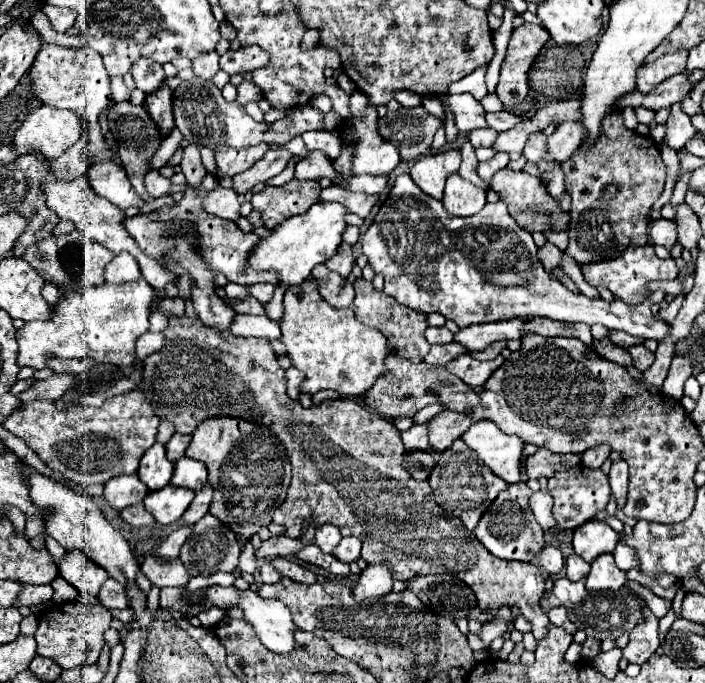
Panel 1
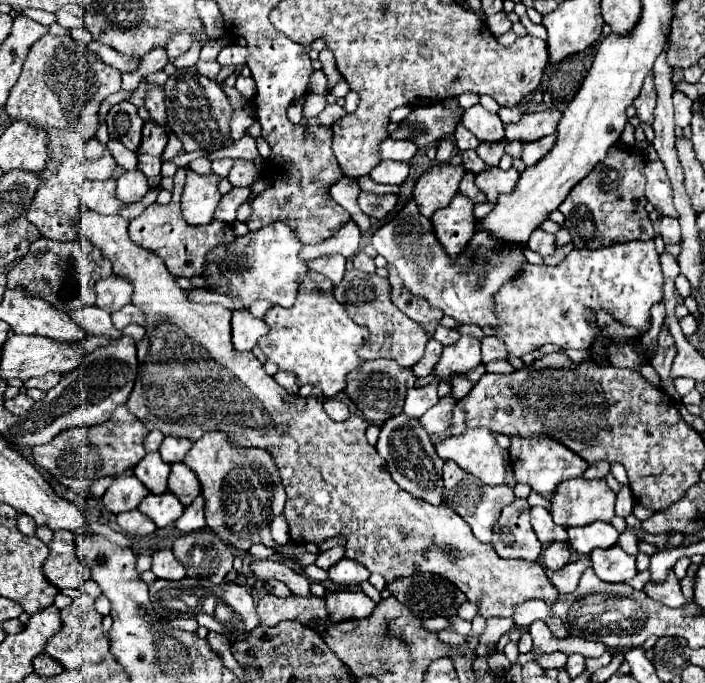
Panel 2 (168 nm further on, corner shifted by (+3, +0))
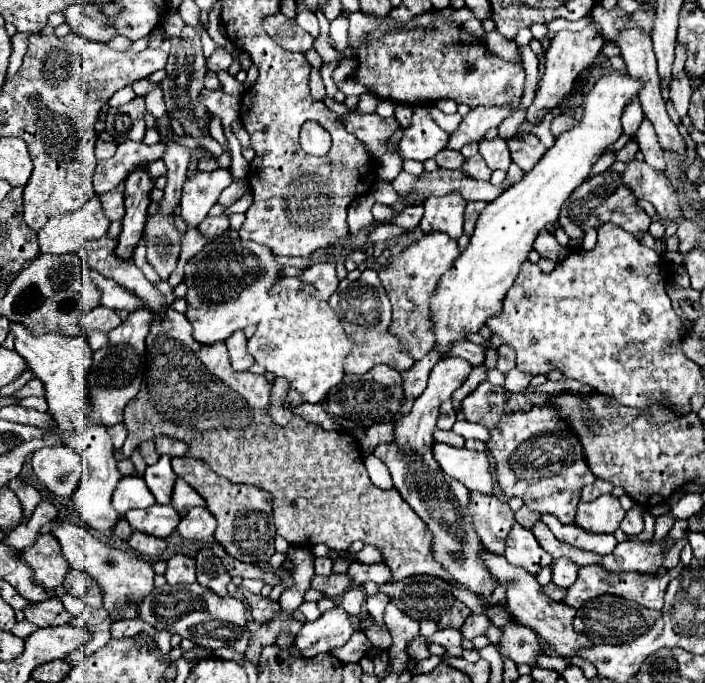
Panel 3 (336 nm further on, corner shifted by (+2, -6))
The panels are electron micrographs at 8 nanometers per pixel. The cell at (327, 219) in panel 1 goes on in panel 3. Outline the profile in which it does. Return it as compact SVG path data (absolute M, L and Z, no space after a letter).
M241 238L207 244L187 262L183 278L187 284L185 298L189 302L185 316L193 326L193 338L201 344L213 344L229 338L235 330L259 324L263 308L257 304L271 298L269 290L279 278L281 274L275 274L275 254L269 246Z

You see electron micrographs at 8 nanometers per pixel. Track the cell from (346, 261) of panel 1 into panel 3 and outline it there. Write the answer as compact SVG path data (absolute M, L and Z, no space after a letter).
M327 262L327 264L313 264L311 268L305 268L301 274L303 282L309 282L317 288L317 298L319 300L327 300L339 284L337 272L335 272L335 264Z

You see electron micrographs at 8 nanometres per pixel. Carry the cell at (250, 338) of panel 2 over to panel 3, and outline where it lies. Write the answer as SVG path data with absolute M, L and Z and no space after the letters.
M237 330L237 334L231 334L227 340L227 350L229 350L229 358L235 370L249 370L249 366L255 362L253 356L247 352L247 336L243 330Z

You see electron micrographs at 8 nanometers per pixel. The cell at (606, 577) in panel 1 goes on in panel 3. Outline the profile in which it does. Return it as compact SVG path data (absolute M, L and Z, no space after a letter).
M631 540L621 542L613 554L603 556L601 566L609 572L637 572L637 574L655 574L663 564L663 550L669 548L671 540L661 542L643 542L635 544Z

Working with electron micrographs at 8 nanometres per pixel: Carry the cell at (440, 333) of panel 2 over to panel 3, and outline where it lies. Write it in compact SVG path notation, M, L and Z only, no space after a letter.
M457 340L457 342L453 342L451 348L449 348L449 354L461 356L461 358L469 360L473 366L483 364L483 358L485 358L483 346L477 346L477 344L469 342L469 340Z

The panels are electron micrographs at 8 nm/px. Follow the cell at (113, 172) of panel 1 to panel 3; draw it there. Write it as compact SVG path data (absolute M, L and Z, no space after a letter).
M95 194L79 210L51 218L51 222L41 232L37 232L39 248L47 254L75 252L79 240L101 238L109 224L111 220L105 216L101 198Z

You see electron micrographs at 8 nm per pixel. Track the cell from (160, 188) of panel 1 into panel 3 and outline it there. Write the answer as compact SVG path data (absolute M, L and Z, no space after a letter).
M111 190L111 192L105 192L101 194L101 200L103 200L103 208L107 212L107 216L111 220L121 220L123 214L125 214L125 194L123 190Z

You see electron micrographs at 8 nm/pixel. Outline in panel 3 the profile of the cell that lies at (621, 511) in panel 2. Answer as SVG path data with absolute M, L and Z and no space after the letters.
M635 506L629 510L621 522L621 530L625 534L639 534L643 530L643 518L641 518L641 506Z

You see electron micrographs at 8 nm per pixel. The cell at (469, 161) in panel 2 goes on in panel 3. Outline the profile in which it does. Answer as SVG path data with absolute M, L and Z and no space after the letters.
M441 150L437 156L435 156L439 168L449 168L449 170L461 170L463 164L465 164L465 158L457 152L457 150Z

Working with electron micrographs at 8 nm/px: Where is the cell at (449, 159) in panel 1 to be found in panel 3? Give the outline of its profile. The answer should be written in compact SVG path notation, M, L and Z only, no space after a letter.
M451 192L445 196L429 196L423 204L425 214L421 218L423 232L445 232L451 238L459 238L463 234L463 210L465 200L461 194Z

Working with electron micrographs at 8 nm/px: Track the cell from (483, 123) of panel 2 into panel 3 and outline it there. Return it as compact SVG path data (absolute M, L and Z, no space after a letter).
M495 136L493 140L481 138L479 140L479 154L485 158L487 166L497 170L507 170L511 164L511 156L509 156L509 148L507 148L507 140L503 140L501 136Z

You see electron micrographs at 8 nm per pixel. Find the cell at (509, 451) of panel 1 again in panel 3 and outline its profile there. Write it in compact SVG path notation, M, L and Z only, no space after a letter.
M435 442L433 454L441 470L445 470L445 474L457 478L469 490L477 490L481 494L493 494L493 474L491 474L487 452L453 448Z

